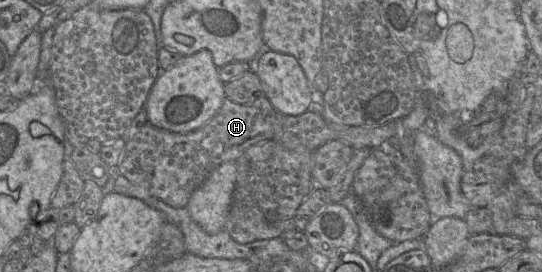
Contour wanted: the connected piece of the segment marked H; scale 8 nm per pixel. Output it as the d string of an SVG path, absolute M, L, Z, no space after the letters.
M265 96L251 105L224 99L219 112L198 130L180 134L146 122L125 145L118 171L133 184L174 208L186 207L191 194L222 163L234 162L250 146L273 140L279 114Z

